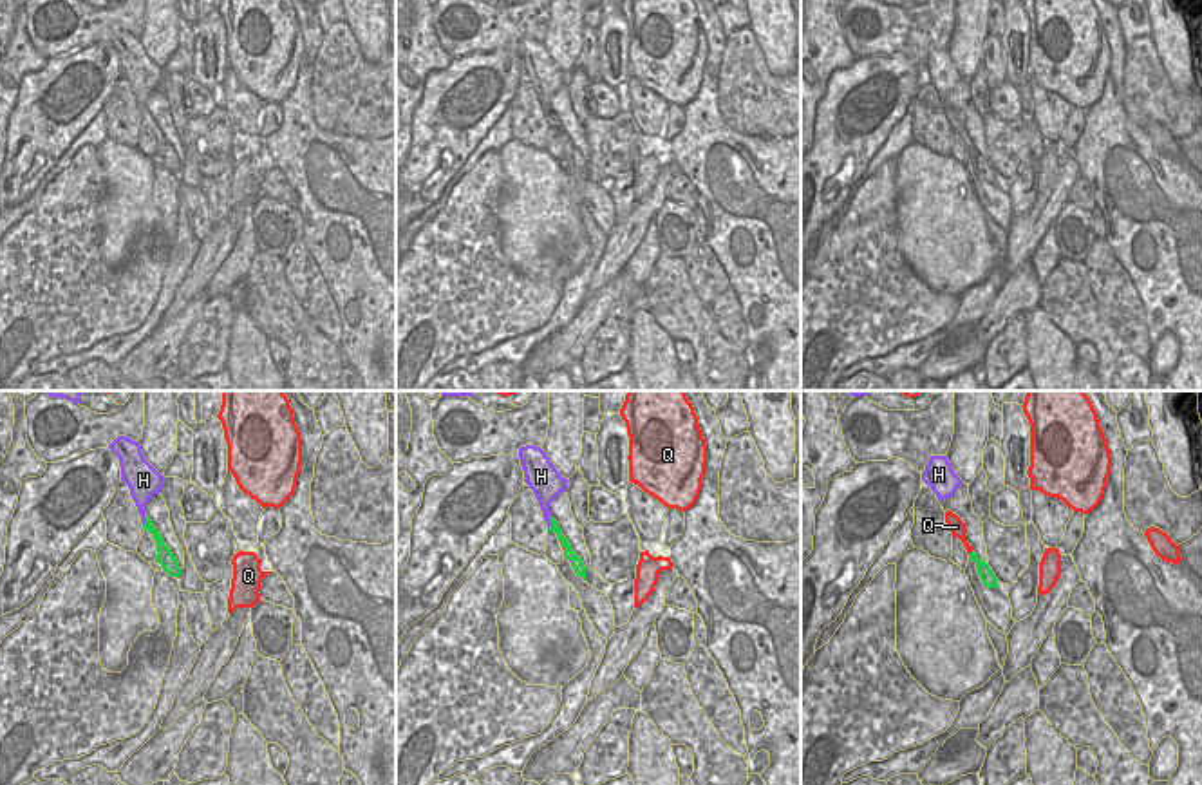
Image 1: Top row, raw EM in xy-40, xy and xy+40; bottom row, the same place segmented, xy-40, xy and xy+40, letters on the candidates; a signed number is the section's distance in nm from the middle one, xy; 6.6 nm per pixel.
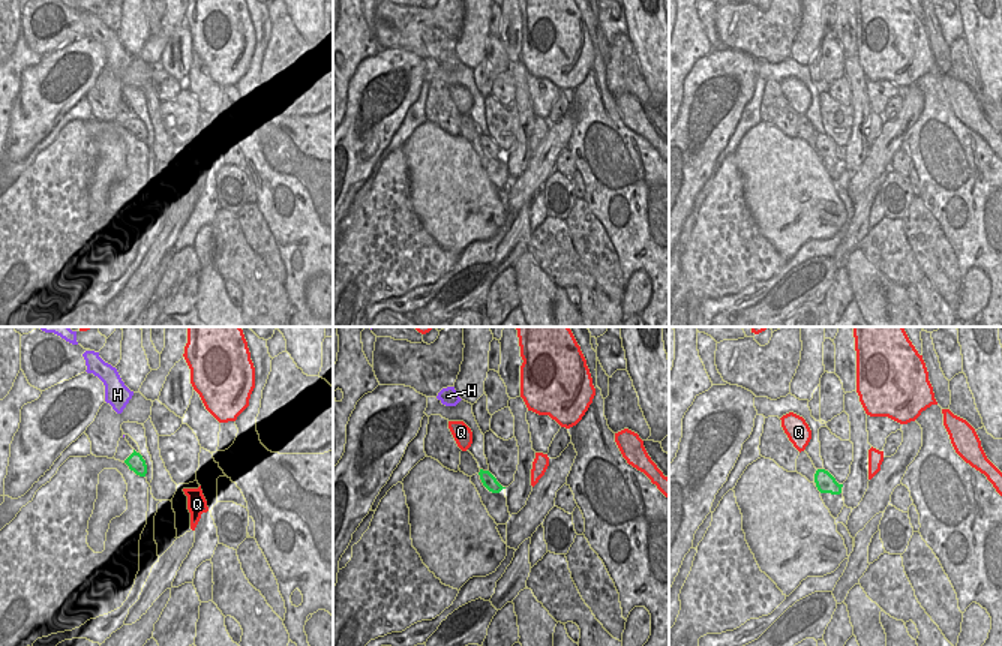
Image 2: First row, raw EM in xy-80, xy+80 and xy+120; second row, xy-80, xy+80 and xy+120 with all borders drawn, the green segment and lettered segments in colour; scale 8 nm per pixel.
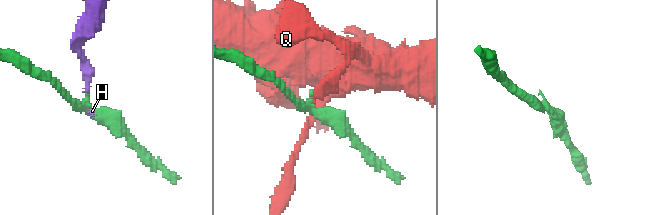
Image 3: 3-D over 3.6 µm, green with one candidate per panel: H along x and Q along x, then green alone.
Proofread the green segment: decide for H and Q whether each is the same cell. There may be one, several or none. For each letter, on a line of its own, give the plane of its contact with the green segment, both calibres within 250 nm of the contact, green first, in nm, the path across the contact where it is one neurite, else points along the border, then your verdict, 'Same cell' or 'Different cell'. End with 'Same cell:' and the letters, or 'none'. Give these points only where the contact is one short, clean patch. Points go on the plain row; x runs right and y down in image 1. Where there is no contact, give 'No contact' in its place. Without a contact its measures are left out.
H: Touches green in xy. Thickness 70 nm (green) against 190 nm. Different cell
Q: No contact. Different cell
Same cell: none.

